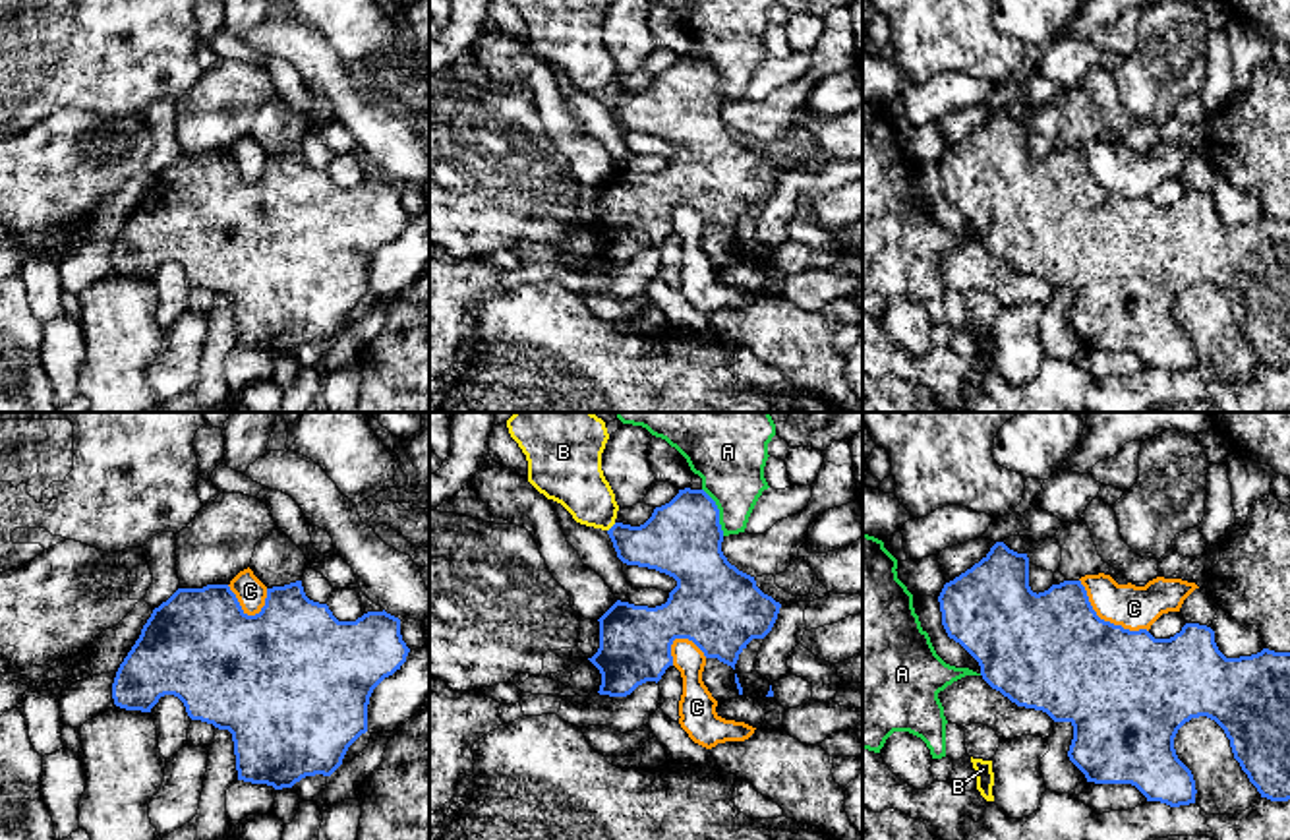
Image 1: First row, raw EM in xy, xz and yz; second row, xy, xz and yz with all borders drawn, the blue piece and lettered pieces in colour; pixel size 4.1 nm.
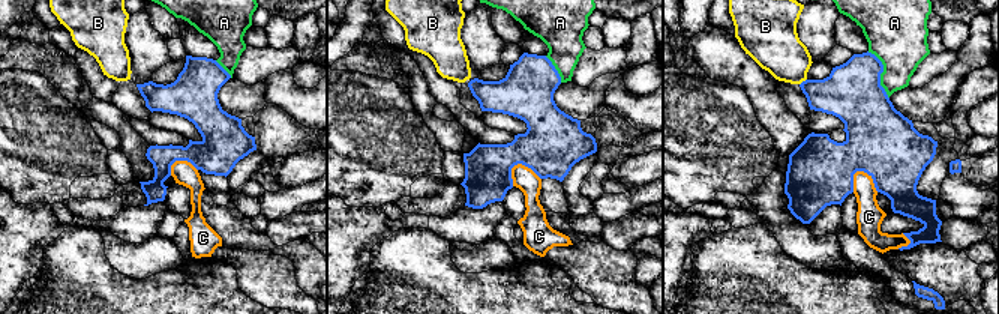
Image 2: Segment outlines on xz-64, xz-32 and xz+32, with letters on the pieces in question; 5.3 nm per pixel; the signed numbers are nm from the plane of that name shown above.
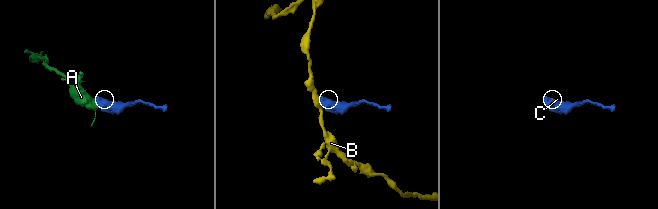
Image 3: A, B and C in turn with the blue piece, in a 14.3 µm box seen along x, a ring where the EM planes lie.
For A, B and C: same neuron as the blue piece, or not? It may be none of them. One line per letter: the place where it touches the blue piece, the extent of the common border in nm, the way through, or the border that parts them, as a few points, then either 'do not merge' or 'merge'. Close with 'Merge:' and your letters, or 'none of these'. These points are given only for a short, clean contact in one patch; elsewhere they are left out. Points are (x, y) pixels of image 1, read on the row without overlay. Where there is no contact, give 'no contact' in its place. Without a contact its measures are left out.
A: contact xz (718, 78); length 220 nm; do not merge
B: contact xz (612, 93); length 50 nm; border xz (615, 90), (608, 97); do not merge
C: contact yz (1103, 186); length 360 nm; do not merge
Merge: none of these

